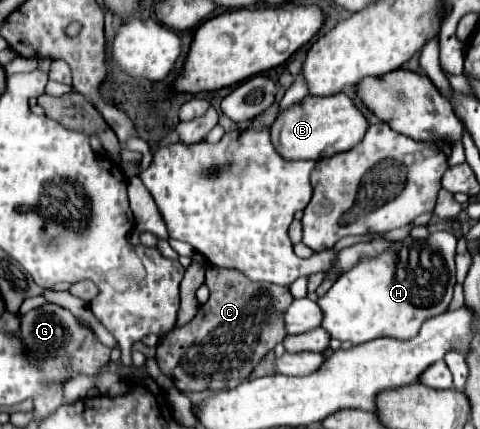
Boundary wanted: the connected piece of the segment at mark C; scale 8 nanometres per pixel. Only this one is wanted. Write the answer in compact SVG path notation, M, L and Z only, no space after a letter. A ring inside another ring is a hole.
M207 266L205 284L211 290L209 300L195 318L181 328L171 330L157 348L161 370L183 392L201 392L211 380L245 380L253 366L281 342L287 332L283 312L291 304L289 288L277 284L249 282L237 270Z

